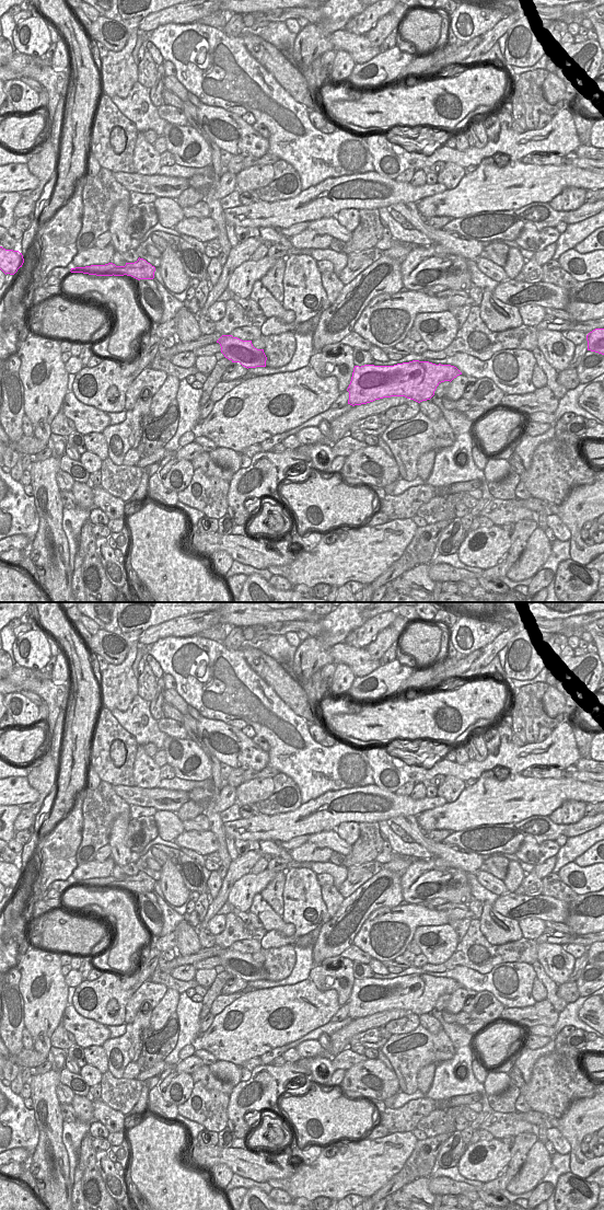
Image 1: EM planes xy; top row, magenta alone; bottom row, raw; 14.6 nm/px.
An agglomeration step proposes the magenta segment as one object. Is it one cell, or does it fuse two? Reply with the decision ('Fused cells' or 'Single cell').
Single cell.

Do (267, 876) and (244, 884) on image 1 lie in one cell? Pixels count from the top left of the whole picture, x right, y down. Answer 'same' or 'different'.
same

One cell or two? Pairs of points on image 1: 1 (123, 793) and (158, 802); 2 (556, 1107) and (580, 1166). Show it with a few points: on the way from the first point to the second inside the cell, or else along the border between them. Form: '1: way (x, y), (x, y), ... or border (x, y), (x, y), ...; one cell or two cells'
1: way (131, 795), (149, 797); one cell
2: border (578, 1099), (575, 1099), (559, 1117), (549, 1117); two cells

